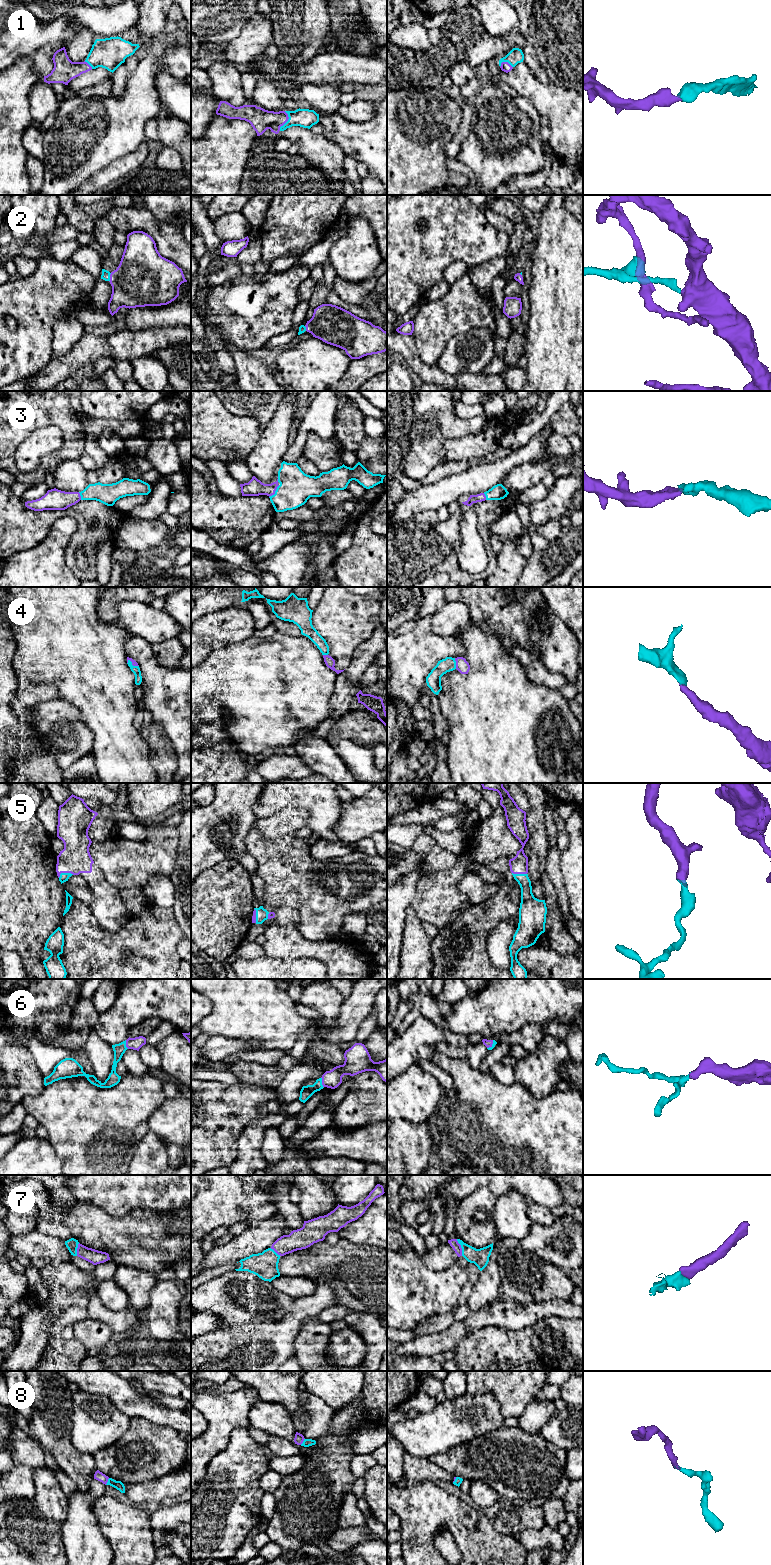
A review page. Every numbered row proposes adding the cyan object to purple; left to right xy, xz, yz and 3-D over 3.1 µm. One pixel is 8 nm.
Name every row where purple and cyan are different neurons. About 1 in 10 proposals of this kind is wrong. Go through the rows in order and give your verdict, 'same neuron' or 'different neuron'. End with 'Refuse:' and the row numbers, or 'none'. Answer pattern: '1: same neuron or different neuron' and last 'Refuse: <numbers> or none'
1: same neuron
2: same neuron
3: same neuron
4: same neuron
5: same neuron
6: same neuron
7: same neuron
8: same neuron
Refuse: none

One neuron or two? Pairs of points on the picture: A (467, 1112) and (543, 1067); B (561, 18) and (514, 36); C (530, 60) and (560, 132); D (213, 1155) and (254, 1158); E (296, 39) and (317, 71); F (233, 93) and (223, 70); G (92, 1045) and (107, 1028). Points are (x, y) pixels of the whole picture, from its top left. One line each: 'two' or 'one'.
A: two
B: two
C: two
D: two
E: two
F: one
G: two

